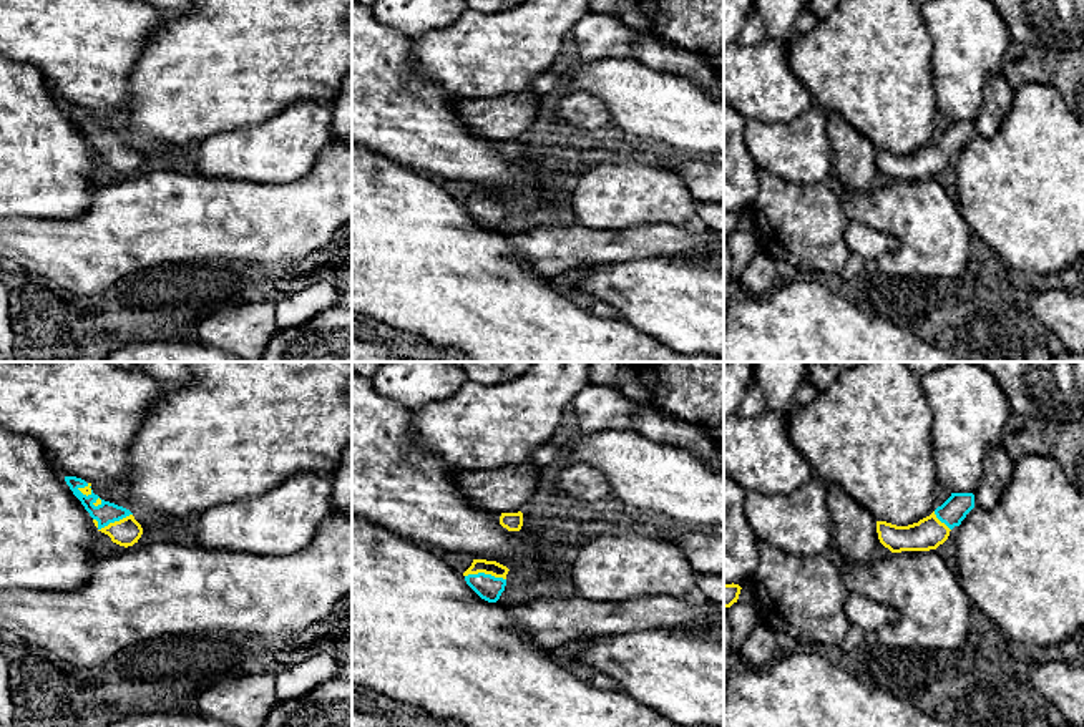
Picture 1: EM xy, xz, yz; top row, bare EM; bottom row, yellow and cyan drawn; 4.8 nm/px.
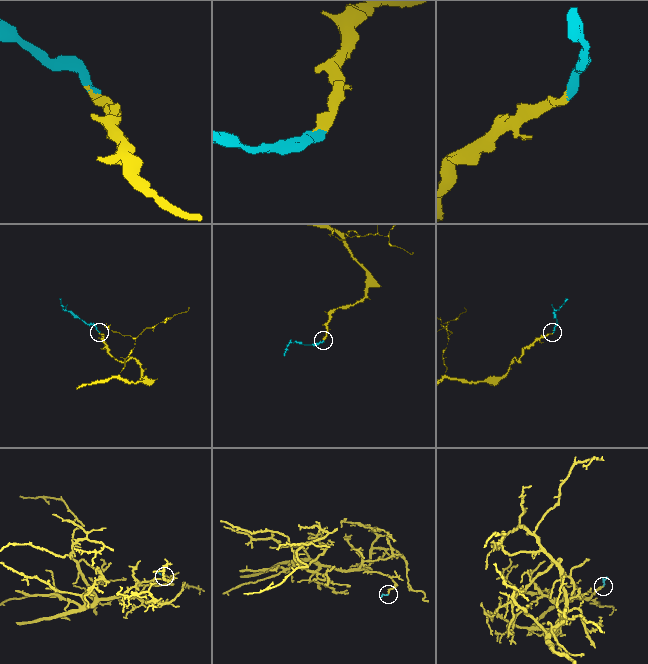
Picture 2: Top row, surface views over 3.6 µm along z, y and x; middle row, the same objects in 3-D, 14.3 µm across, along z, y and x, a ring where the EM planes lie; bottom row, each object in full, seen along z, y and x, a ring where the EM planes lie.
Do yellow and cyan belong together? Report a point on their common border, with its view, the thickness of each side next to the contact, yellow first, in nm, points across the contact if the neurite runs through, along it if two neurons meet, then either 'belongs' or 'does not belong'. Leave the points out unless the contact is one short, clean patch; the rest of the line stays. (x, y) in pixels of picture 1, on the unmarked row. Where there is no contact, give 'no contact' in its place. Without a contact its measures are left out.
meets yellow in xy at (110, 151); 140 nm thick on the yellow side, 110 nm on the other; runs through xy (126, 160), (118, 151), (110, 151), (105, 141); belongs

